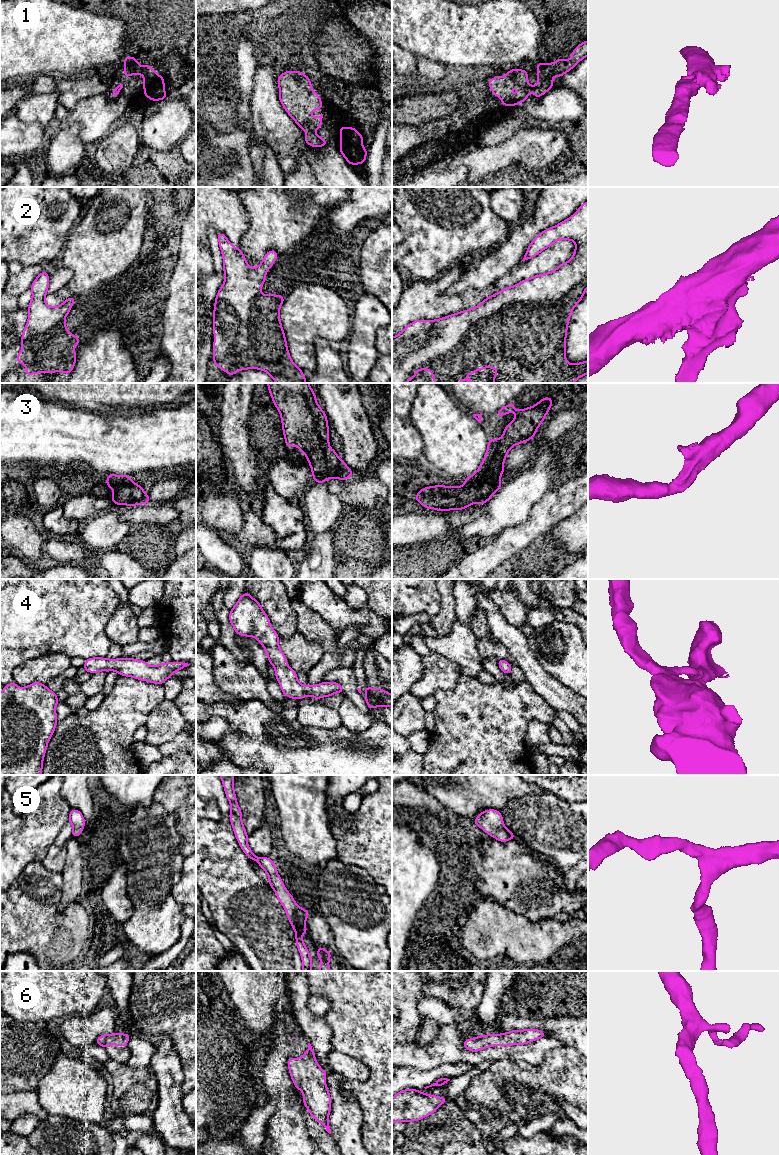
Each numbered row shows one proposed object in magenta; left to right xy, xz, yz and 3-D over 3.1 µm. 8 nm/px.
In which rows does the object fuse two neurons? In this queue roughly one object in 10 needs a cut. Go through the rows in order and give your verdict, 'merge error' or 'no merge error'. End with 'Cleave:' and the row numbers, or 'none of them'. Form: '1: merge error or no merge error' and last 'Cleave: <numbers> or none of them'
1: no merge error
2: no merge error
3: no merge error
4: no merge error
5: no merge error
6: no merge error
Cleave: none of them

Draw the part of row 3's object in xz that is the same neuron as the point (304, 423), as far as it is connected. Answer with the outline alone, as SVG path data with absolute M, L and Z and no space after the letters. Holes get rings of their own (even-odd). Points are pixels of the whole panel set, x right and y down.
M267 383L273 403L280 413L285 446L299 448L308 460L317 483L325 483L329 478L341 481L352 476L353 471L342 461L336 451L330 448L327 416L316 401L314 390L309 383Z

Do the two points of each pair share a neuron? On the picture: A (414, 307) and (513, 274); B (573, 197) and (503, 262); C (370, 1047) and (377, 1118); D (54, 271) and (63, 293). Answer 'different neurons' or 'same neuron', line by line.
A: same neuron
B: same neuron
C: same neuron
D: different neurons

